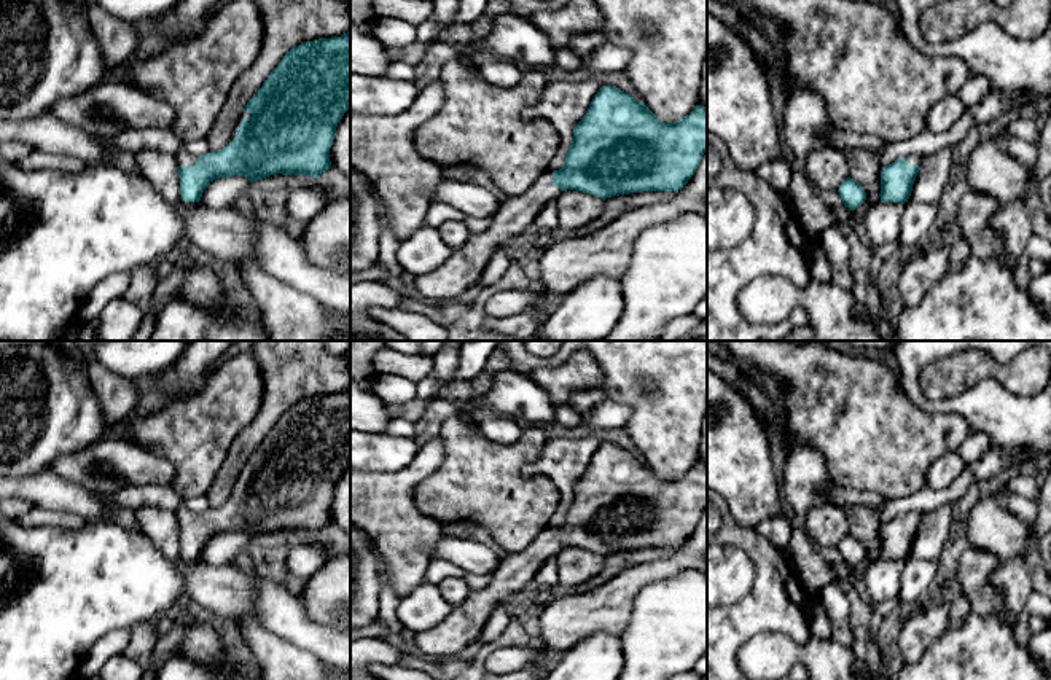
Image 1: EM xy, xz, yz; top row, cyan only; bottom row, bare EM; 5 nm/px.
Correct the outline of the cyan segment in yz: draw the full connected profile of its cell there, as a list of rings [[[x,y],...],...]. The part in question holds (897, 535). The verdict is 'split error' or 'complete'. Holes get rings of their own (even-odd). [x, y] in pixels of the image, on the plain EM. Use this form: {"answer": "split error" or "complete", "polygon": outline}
{"answer": "split error", "polygon": [[[911,511],[884,522],[881,529],[881,559],[908,559],[924,514]]]}

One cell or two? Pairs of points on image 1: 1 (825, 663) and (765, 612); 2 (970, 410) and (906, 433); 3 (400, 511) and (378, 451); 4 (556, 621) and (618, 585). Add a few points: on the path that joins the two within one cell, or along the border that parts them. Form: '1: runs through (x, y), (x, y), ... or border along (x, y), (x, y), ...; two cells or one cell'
1: border along (812, 634), (803, 647); two cells
2: border along (922, 410), (957, 413), (970, 430); two cells
3: border along (418, 453), (398, 470), (367, 472); two cells
4: runs through (572, 618), (591, 612), (602, 601); one cell

